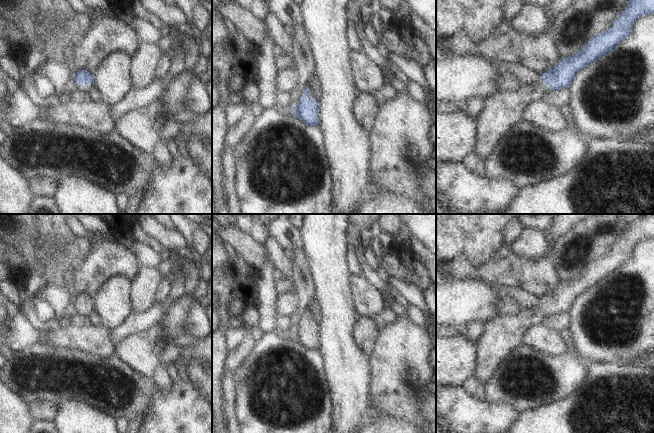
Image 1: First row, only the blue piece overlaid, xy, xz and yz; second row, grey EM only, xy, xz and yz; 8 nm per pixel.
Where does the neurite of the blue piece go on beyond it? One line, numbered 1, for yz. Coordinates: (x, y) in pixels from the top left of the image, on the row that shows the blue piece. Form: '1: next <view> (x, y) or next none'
1: next yz (502, 111)

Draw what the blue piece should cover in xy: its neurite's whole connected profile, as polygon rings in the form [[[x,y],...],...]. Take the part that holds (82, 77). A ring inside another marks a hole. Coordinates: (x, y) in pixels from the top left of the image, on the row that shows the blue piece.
[[[79,70],[74,81],[80,85],[80,88],[84,92],[89,93],[92,89],[94,77],[92,73],[88,73],[85,70]]]

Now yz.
[[[630,0],[625,10],[613,22],[612,26],[591,38],[582,49],[575,54],[561,58],[556,67],[541,74],[542,80],[536,85],[523,85],[520,89],[497,93],[485,99],[484,109],[478,115],[478,133],[476,140],[476,154],[485,162],[492,156],[497,144],[516,124],[523,121],[526,107],[537,100],[541,100],[547,92],[569,87],[575,76],[584,68],[599,60],[602,56],[613,52],[618,44],[625,40],[634,22],[645,14],[654,13],[654,0]]]

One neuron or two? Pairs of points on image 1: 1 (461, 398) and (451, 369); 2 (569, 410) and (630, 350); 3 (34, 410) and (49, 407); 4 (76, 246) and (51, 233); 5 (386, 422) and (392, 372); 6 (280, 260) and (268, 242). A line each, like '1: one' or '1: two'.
1: two
2: two
3: one
4: one
5: two
6: one

